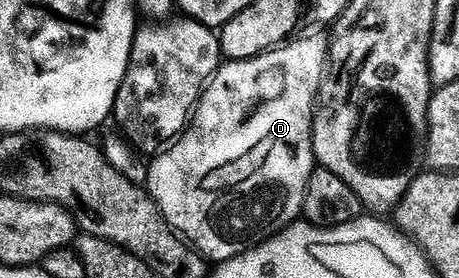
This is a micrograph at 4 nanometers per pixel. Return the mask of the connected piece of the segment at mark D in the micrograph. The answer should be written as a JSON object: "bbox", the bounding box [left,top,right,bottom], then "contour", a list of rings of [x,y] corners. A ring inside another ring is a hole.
{"bbox":[144,36,328,262],"contour":[[[306,36],[303,40],[298,39],[291,39],[285,46],[272,48],[268,52],[261,52],[258,56],[253,56],[247,60],[226,60],[222,63],[218,67],[218,73],[206,85],[206,91],[202,93],[202,99],[198,101],[198,107],[194,109],[193,117],[186,131],[173,144],[157,153],[151,159],[154,161],[149,161],[144,184],[149,191],[150,197],[158,203],[164,218],[171,224],[174,231],[185,237],[197,251],[206,257],[207,261],[212,262],[212,254],[224,252],[222,248],[226,248],[226,246],[218,238],[218,234],[216,234],[216,230],[212,226],[212,218],[208,218],[210,216],[210,206],[212,206],[212,196],[198,190],[198,186],[202,184],[202,180],[206,178],[208,172],[212,172],[214,168],[218,168],[218,166],[222,166],[222,164],[226,164],[230,160],[234,160],[234,256],[240,256],[243,252],[247,252],[249,248],[253,248],[254,245],[270,239],[271,236],[276,235],[276,233],[288,227],[289,224],[295,223],[302,216],[308,178],[314,173],[316,167],[314,158],[314,113],[320,89],[324,84],[324,73],[328,67],[328,40],[327,37],[322,36]]]}

